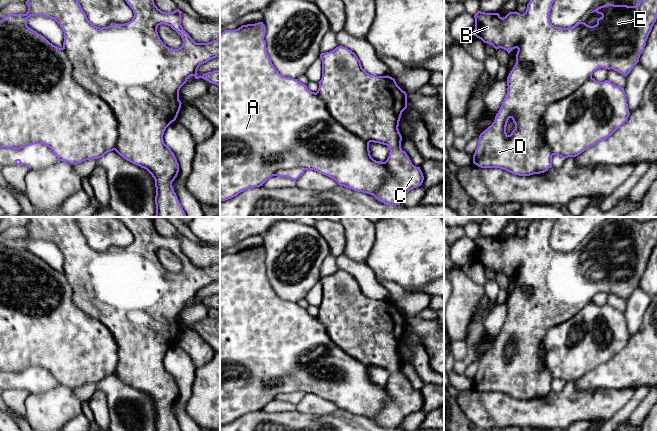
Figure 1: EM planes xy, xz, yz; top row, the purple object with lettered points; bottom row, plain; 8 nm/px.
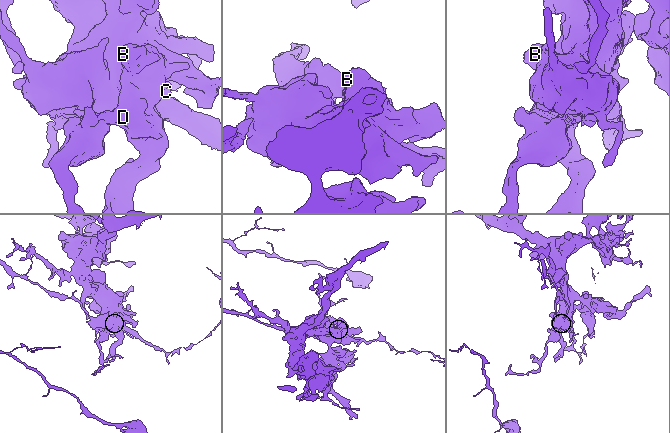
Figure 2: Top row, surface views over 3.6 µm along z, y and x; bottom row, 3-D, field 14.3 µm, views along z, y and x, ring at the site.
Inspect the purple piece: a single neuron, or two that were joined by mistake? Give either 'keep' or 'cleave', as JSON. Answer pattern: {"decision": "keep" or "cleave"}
{"decision": "cleave"}

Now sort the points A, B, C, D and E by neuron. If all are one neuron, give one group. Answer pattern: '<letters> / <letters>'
A / B C D E

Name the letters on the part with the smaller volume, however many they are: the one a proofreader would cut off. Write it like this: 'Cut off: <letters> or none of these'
Cut off: A

